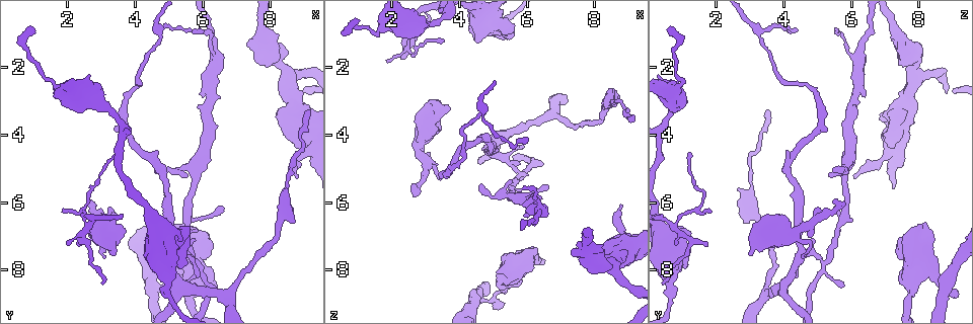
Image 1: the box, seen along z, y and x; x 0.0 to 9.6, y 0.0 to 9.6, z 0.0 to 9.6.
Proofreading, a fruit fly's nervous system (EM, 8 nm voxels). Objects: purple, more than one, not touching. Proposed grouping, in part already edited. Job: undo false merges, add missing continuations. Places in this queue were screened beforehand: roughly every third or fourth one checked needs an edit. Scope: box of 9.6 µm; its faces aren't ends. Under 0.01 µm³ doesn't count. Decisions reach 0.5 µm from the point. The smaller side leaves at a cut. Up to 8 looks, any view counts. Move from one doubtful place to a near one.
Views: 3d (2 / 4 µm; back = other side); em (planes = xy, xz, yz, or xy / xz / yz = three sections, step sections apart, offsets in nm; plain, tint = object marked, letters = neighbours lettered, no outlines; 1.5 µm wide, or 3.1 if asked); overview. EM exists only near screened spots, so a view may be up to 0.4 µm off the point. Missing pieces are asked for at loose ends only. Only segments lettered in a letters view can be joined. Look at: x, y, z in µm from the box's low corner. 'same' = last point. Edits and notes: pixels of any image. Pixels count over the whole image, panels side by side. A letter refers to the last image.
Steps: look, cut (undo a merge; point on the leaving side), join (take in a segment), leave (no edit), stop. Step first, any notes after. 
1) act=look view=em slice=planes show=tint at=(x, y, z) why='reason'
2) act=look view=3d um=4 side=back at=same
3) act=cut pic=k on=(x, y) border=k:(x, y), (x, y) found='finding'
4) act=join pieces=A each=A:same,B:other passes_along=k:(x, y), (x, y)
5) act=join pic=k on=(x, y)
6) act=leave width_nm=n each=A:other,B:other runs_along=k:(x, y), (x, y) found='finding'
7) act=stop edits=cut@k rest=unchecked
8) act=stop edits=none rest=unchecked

act=look view=3d um=2 at=(4.60, 5.05, 5.55) why='free end'

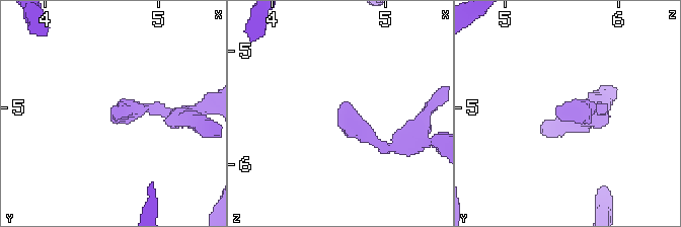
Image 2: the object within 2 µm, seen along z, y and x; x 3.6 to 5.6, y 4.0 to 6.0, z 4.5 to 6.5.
act=look view=em slice=planes show=letters at=(4.58, 5.08, 5.52) why='need the tissue'

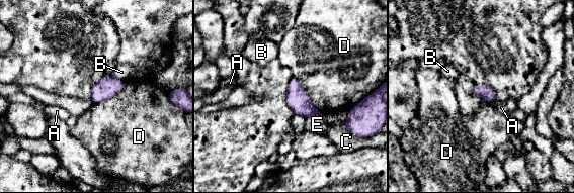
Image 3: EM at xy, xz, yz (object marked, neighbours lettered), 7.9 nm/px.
act=leave each=A:other,B:other,C:other,D:other,E:other border=3:(294, 76), (322, 114) found='none of them fits'

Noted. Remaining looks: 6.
act=look view=3d um=2 at=(4.65, 8.55, 8.95) why='a narrow waist'

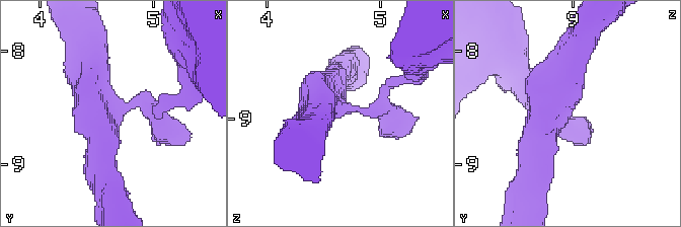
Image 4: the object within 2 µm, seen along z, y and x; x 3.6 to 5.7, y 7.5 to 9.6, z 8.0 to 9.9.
act=look view=em slice=xy step=8 show=plain at=(4.62, 8.52, 8.90) why='now the EM'

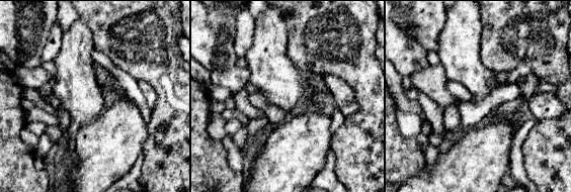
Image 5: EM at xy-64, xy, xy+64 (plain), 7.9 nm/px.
act=look view=em slice=xy step=8 show=letters at=same why='see the neighbours'

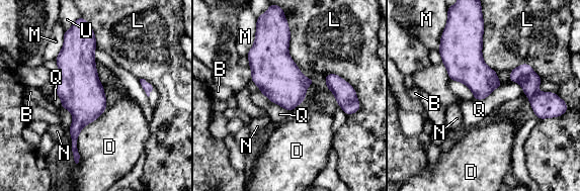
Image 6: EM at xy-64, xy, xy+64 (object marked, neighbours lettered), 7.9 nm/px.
act=cut pic=6 on=(523, 69) each=B:other,D:other,L:other,M:other,N:other,Q:other,U:other part_leaving=6:(84, 25), (74, 138) found='a second neuron is stuck on'

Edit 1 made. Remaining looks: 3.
act=look view=em slice=yz step=8 show=letters at=(2.70, 6.00, 5.80) why='free end'

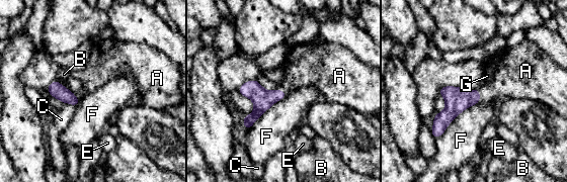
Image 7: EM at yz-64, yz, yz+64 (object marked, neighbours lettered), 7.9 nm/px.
act=join pieces=A each=A:same,B:other,C:other,E:other,F:other,G:other found='the neuron continues'

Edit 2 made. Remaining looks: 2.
act=look view=em slice=xz step=4 show=letters at=(5.85, 0.85, 5.55) why='thin end'

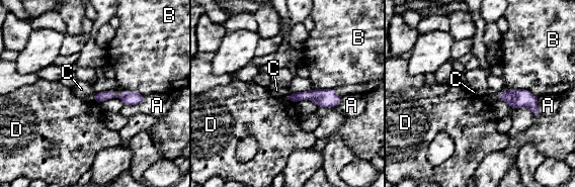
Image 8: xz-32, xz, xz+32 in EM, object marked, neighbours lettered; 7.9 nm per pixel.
act=look view=em slice=planes show=letters at=same

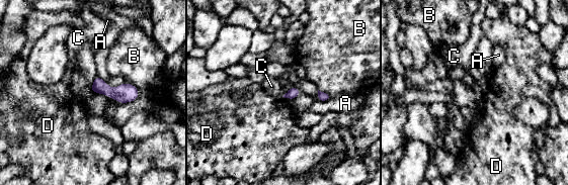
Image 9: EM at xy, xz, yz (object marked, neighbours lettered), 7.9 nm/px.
act=leave width_nm=80 each=A:other,B:other,C:other,D:other found='no lettered segment goes on from it'

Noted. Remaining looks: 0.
act=stop edits=cut@6,join@7 rest=unchecked

